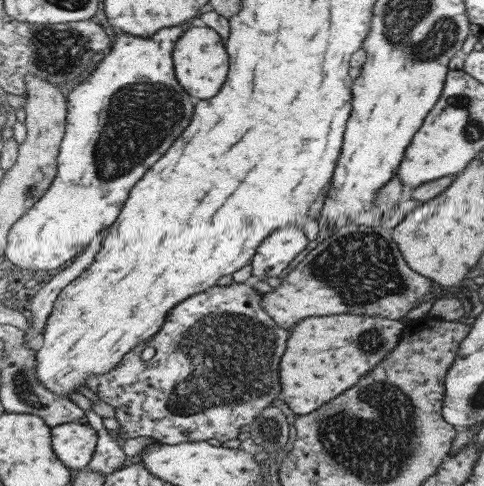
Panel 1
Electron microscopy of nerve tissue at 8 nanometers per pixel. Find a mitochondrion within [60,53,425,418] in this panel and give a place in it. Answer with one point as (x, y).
(141, 117)

